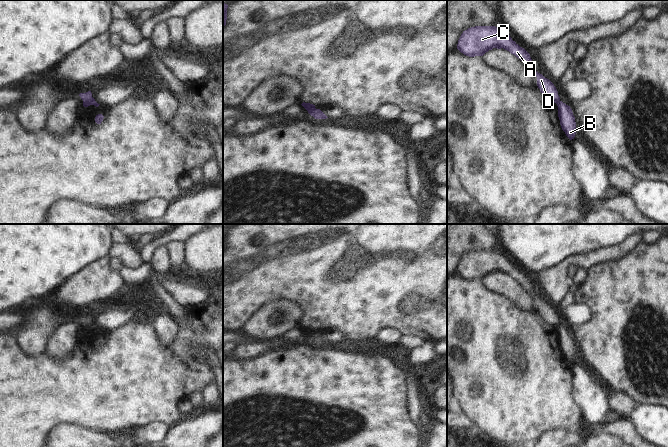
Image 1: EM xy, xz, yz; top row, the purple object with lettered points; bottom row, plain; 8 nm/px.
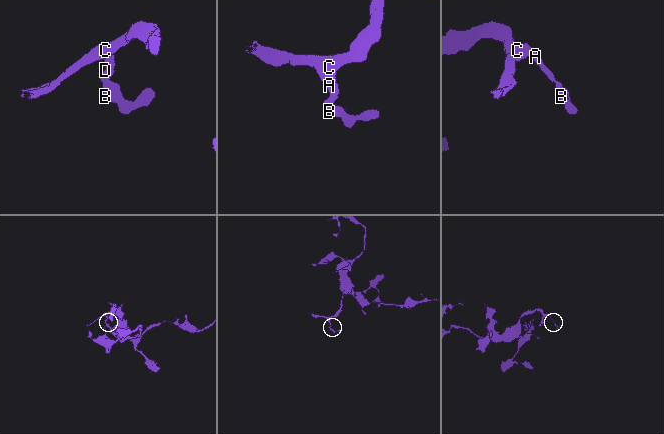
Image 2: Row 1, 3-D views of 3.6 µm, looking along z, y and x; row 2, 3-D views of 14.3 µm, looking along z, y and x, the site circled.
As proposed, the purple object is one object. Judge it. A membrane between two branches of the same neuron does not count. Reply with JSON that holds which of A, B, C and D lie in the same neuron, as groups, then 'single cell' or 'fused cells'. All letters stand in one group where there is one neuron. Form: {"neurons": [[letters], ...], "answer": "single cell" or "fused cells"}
{"neurons": [["A", "C", "D"], ["B"]], "answer": "fused cells"}

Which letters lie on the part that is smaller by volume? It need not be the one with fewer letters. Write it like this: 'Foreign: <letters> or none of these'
Foreign: B.

